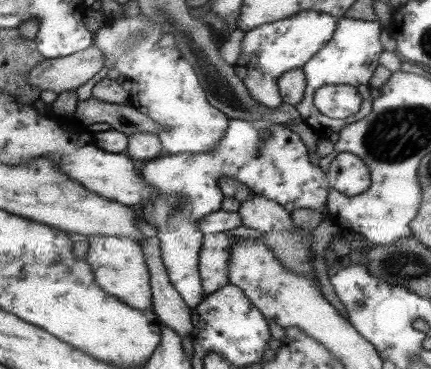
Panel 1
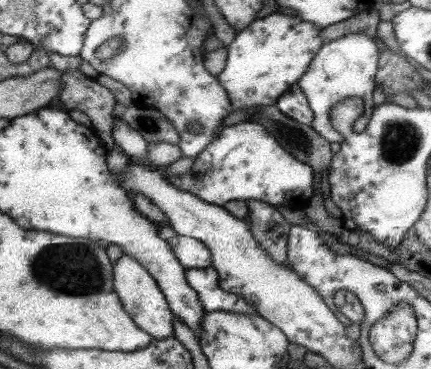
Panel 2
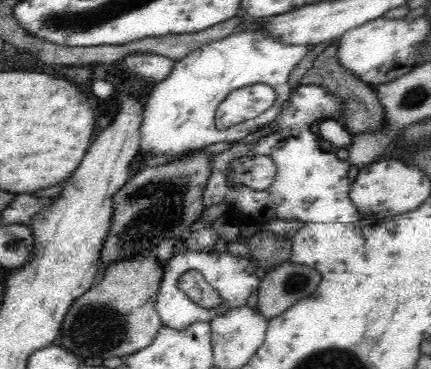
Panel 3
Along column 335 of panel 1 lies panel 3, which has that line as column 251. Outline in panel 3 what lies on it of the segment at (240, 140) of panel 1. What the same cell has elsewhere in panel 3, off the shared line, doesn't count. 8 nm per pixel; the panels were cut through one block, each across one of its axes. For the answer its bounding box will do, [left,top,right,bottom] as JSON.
[228,156,278,192]

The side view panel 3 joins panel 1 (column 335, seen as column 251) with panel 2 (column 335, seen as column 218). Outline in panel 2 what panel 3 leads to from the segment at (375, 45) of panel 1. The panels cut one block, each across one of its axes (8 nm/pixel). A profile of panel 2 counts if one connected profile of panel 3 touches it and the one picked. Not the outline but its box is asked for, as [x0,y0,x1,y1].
[297,34,381,144]

